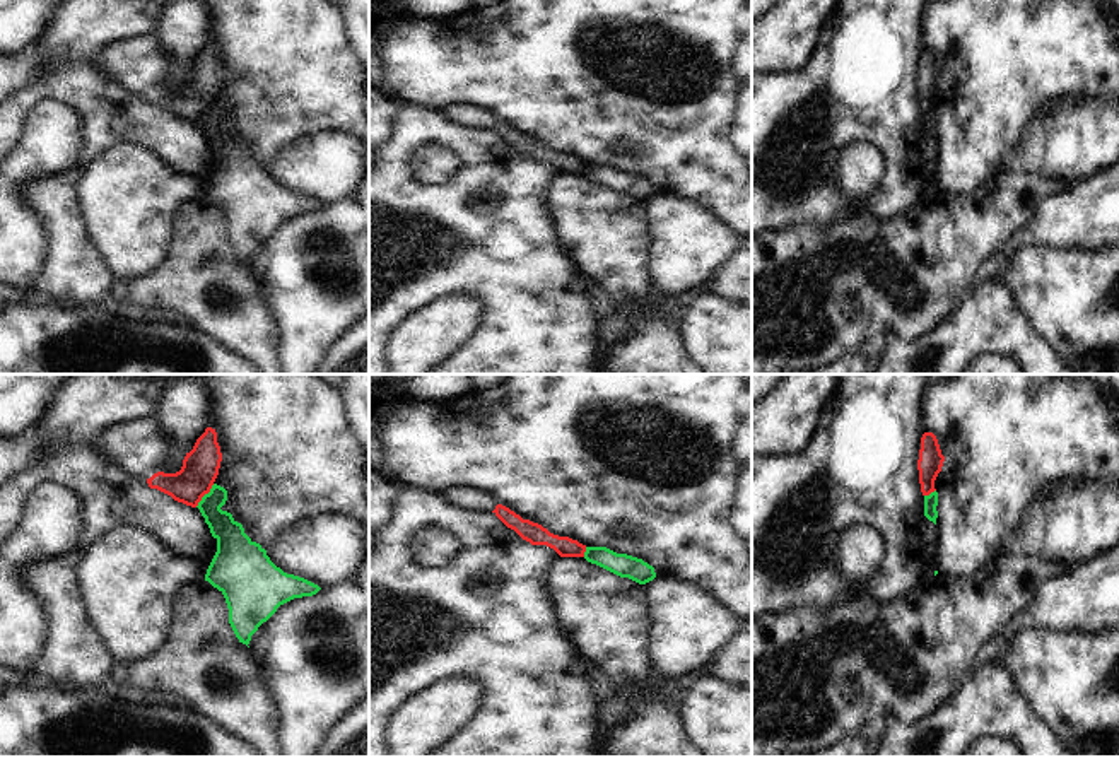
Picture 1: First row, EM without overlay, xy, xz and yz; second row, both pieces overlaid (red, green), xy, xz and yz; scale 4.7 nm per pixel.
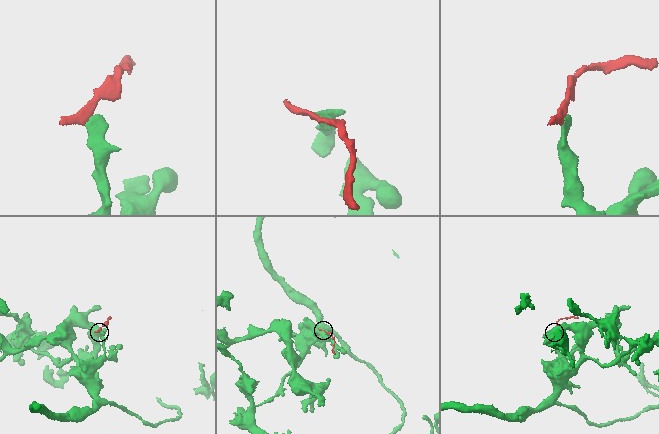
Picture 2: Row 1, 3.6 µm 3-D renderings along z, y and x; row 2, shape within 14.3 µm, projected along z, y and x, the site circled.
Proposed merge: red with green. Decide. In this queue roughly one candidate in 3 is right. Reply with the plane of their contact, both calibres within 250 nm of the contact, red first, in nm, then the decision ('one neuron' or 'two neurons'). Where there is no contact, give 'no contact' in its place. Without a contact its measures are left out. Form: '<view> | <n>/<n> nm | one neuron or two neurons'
xy | 180/140 nm | two neurons

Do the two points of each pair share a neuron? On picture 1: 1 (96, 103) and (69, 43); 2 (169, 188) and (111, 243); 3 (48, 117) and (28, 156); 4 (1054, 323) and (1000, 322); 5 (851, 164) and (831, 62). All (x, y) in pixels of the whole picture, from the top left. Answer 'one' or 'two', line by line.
1: one
2: one
3: one
4: two
5: two

